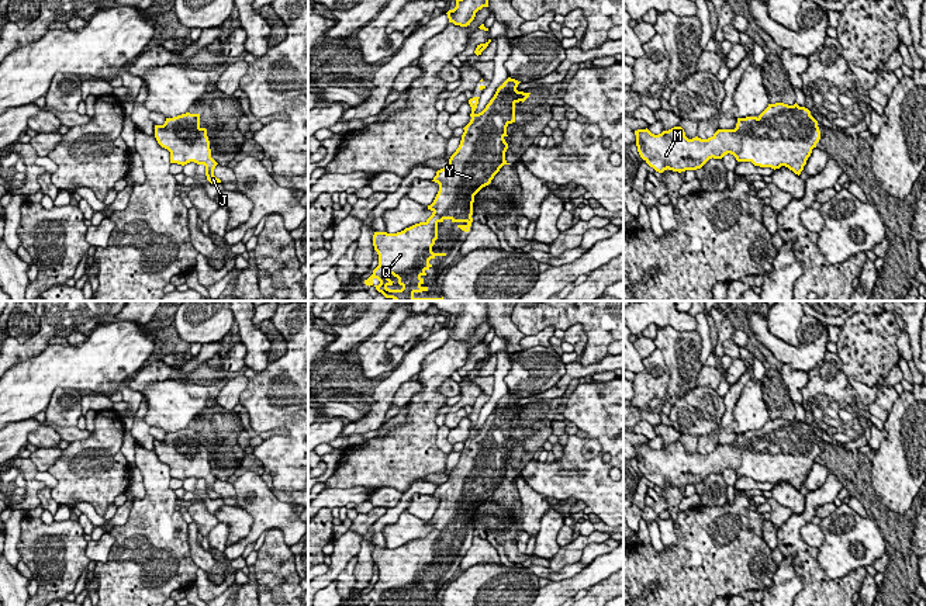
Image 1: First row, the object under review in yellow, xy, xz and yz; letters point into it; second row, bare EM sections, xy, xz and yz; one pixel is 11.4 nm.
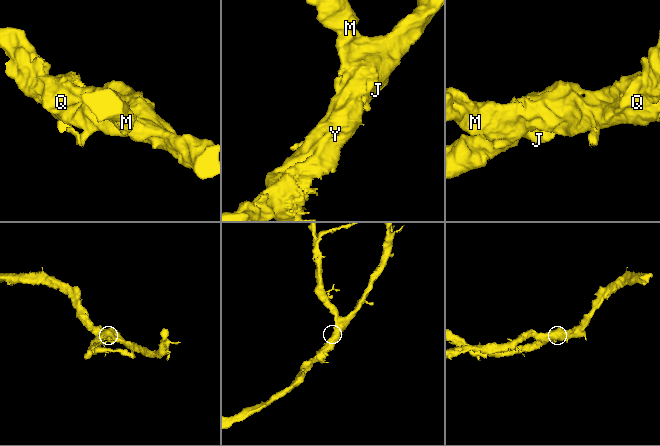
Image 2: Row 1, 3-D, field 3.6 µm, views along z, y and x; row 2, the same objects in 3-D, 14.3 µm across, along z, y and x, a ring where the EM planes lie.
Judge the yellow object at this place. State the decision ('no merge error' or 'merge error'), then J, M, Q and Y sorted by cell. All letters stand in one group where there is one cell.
no merge error; groups J M Q Y

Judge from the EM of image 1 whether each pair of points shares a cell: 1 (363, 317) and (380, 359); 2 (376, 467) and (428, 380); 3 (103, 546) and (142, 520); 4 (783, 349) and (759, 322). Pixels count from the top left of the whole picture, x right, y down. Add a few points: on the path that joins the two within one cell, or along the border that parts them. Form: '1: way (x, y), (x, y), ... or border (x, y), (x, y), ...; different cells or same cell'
1: border (390, 315), (355, 349); different cells
2: way (397, 446), (421, 422), (429, 401); same cell
3: border (107, 532), (113, 537), (110, 556), (96, 563); different cells
4: way (776, 345), (760, 329); same cell

